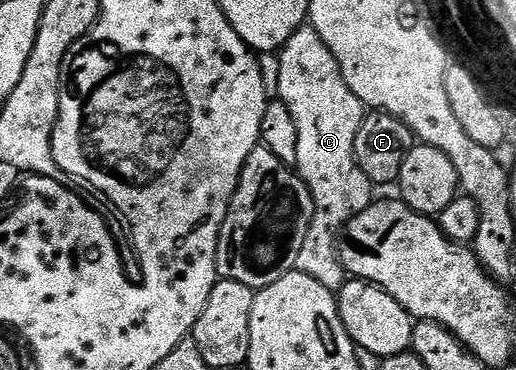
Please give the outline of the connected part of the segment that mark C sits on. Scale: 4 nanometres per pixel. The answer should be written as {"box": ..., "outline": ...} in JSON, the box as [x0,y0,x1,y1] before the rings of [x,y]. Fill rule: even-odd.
{"box":[277,26,375,294],"outline":[[[302,26],[295,34],[291,34],[284,48],[280,49],[279,55],[281,61],[277,96],[284,100],[299,126],[299,150],[295,171],[309,188],[313,199],[311,226],[307,230],[307,238],[303,238],[303,247],[299,249],[296,271],[307,274],[307,278],[315,278],[319,286],[327,286],[329,292],[336,294],[347,279],[346,270],[337,257],[337,238],[347,226],[347,222],[351,222],[355,214],[362,212],[375,200],[375,185],[367,178],[367,174],[363,174],[355,158],[355,134],[359,134],[359,126],[365,120],[367,109],[353,93],[351,86],[347,86],[339,70],[339,62],[335,54],[331,54],[327,42],[323,42],[323,38],[319,38],[319,34],[311,26]]]}

